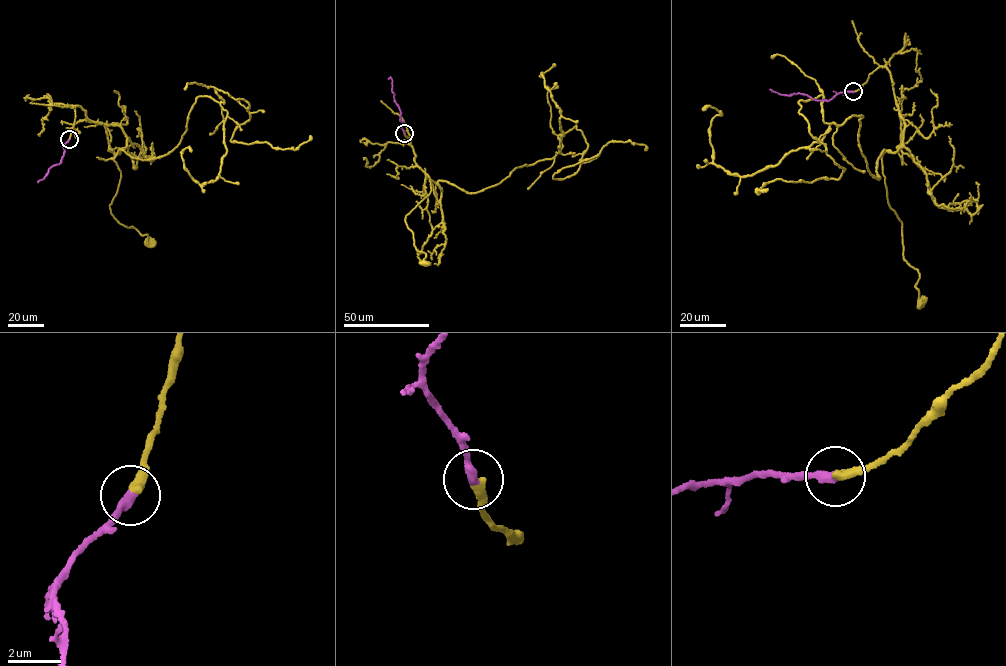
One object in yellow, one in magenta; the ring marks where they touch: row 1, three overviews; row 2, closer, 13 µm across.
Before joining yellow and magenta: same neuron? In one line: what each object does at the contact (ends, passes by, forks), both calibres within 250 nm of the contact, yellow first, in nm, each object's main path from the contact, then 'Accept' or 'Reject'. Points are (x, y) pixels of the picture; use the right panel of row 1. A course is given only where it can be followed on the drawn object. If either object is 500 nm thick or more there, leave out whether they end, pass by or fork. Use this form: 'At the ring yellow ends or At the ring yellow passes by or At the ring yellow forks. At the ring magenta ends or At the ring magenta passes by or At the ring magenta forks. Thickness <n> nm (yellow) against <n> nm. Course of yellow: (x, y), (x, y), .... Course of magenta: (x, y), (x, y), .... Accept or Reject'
At the ring yellow ends. At the ring magenta ends. Thickness 360 nm (yellow) against 360 nm. Course of yellow: (853, 91), (886, 67), (904, 126), (900, 148), (883, 154), (883, 174), (920, 302). Course of magenta: (853, 91), (840, 92), (828, 100), (799, 93), (788, 95), (772, 91). Accept

